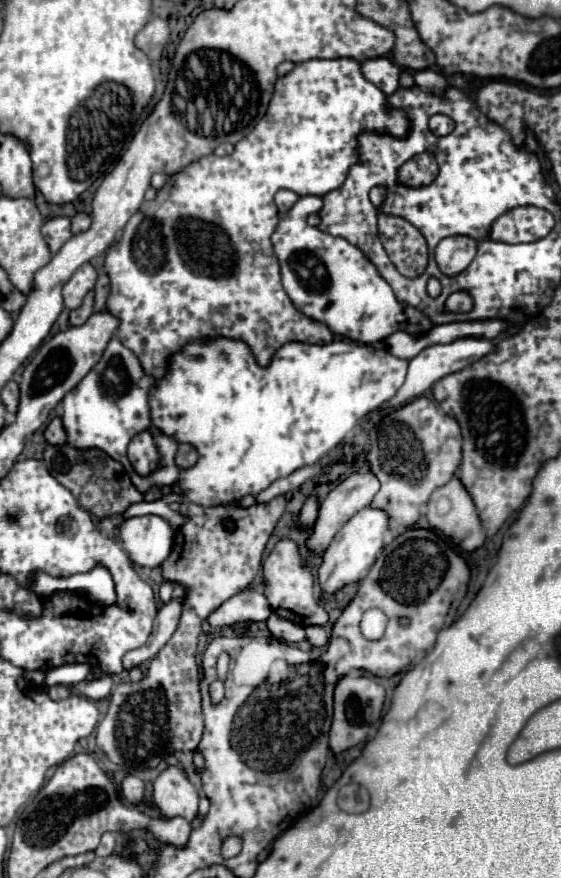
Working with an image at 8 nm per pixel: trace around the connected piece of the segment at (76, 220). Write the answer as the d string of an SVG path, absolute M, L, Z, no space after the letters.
M79 212L79 214L75 214L75 216L71 218L71 232L73 232L73 234L79 234L79 232L87 230L89 226L91 226L91 216L85 214L85 212Z

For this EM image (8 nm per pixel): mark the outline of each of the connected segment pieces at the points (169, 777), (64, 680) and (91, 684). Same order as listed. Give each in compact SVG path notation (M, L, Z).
M169 766L153 784L153 802L163 816L193 820L199 812L199 792L181 766Z
M63 664L63 666L57 666L47 672L45 686L55 686L55 684L73 686L73 684L85 680L89 672L91 672L89 664Z
M103 674L101 678L95 678L95 680L85 680L85 682L87 682L87 698L91 700L103 700L111 694L113 680L109 674Z

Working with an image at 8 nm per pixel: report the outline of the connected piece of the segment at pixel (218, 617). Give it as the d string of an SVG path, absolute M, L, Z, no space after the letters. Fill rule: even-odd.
M241 590L229 598L213 616L209 616L211 626L233 626L239 622L267 622L271 616L271 606L267 598L255 590Z

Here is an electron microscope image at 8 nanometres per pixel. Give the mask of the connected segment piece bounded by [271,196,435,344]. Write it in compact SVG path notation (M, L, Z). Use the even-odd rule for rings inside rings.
M301 196L291 210L279 214L279 224L271 236L281 264L281 282L293 304L305 316L329 324L331 332L361 344L381 342L397 330L425 336L435 324L421 310L397 302L387 280L357 246L307 224L309 214L319 212L321 206L321 196Z

